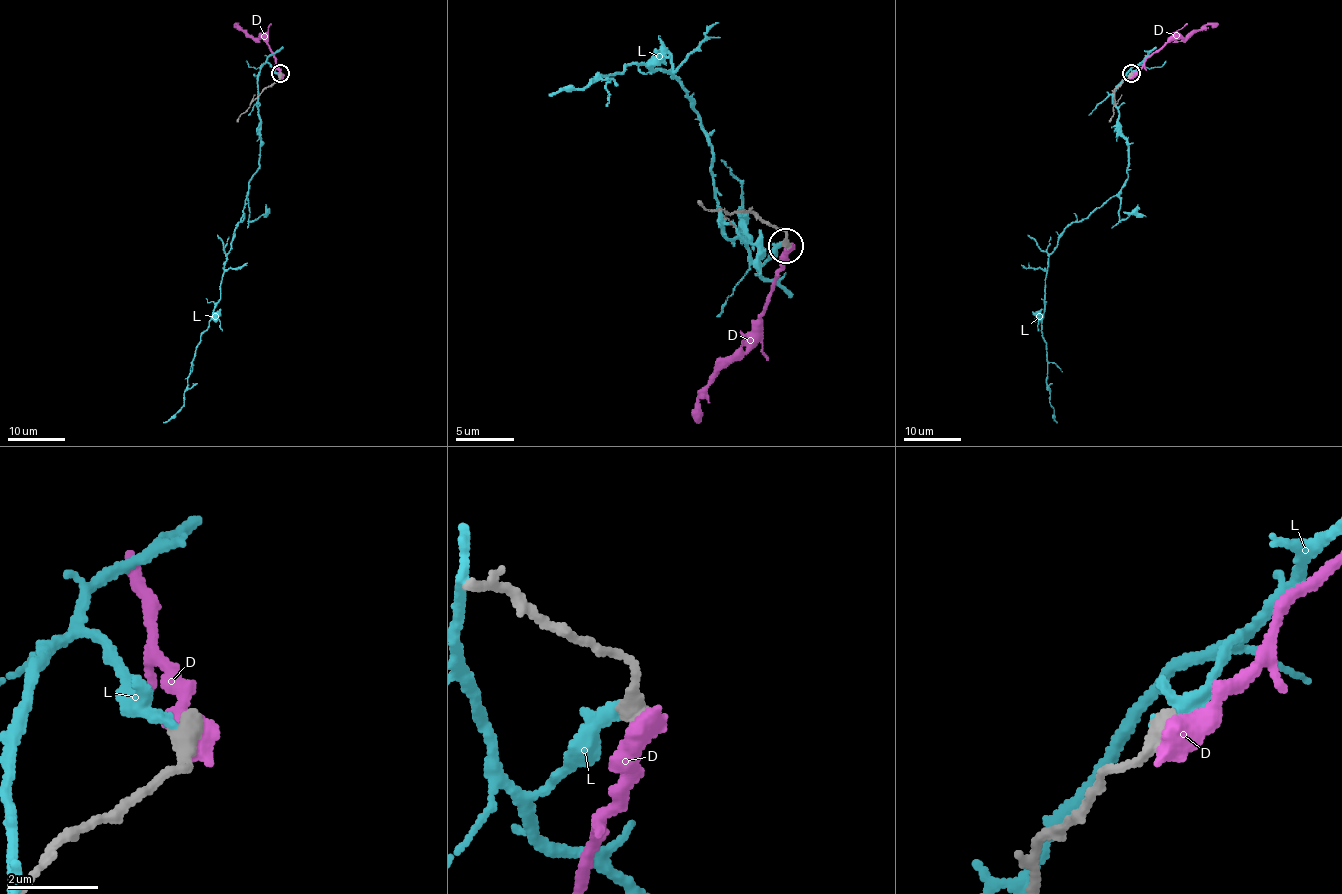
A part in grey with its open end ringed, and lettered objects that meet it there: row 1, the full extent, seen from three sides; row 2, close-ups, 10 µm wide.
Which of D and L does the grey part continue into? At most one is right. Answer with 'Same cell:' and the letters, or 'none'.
Same cell: none

